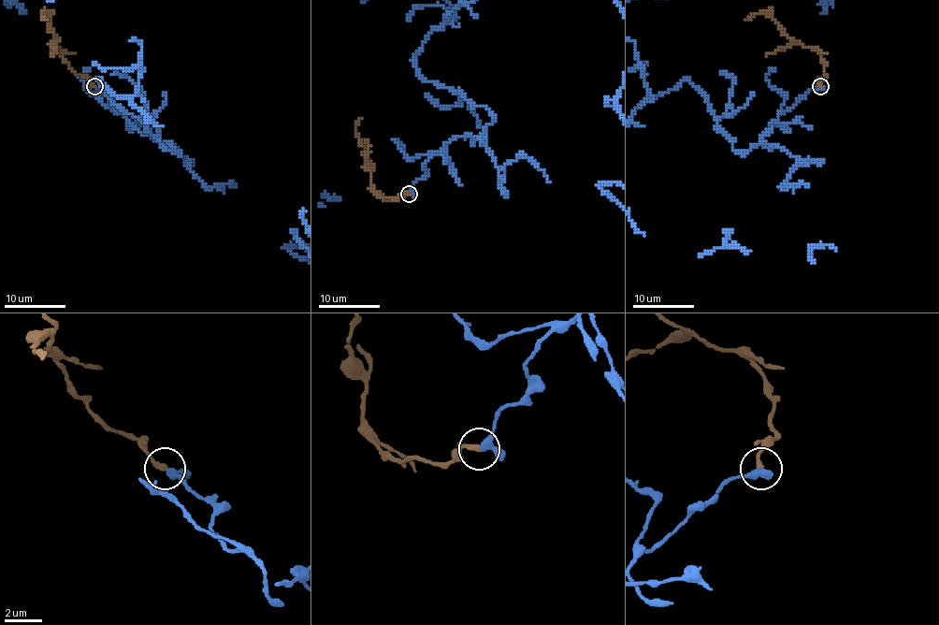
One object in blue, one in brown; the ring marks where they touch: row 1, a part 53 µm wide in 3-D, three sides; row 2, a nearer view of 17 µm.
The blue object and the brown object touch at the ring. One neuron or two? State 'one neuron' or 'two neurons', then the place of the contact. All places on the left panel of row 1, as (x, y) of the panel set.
one neuron; at (94, 86)

